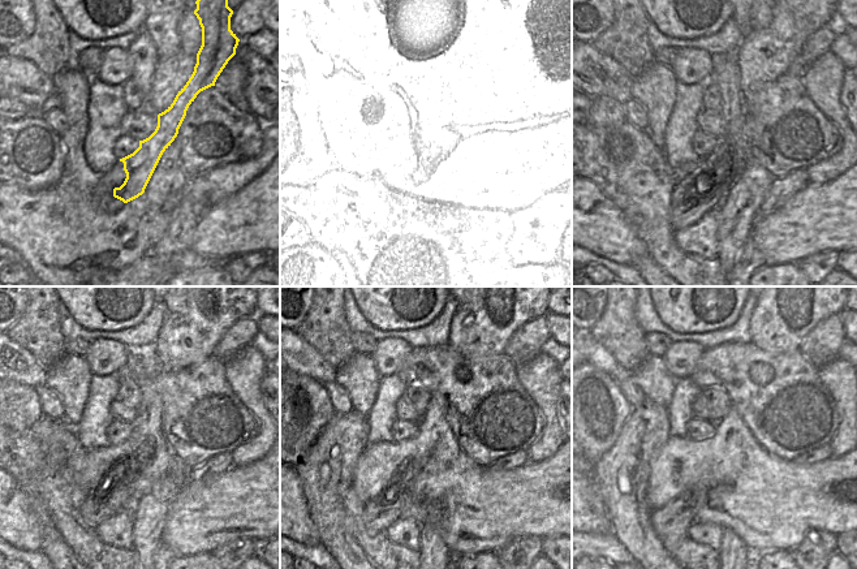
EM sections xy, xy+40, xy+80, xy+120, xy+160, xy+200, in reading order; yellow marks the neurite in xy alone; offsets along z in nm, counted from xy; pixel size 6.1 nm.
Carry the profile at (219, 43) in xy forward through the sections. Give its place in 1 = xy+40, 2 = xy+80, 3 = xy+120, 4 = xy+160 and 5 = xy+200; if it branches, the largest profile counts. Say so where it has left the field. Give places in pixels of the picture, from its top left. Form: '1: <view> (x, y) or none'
1: xy+40 (431, 166)
2: xy+80 (740, 151)
3: xy+120 (91, 512)
4: xy+160 (379, 514)
5: xy+200 (670, 522)

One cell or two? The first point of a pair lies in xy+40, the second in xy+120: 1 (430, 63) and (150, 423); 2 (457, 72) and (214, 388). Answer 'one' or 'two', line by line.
1: one
2: two

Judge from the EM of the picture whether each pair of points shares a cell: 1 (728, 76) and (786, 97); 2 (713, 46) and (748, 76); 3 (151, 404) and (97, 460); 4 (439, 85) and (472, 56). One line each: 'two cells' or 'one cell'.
1: two cells
2: two cells
3: one cell
4: two cells

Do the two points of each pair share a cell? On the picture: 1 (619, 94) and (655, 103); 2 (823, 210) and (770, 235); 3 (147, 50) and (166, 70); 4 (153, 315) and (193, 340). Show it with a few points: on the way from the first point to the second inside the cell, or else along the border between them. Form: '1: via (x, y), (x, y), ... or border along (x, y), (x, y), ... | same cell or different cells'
1: border along (634, 78), (631, 98) | different cells
2: via (810, 222), (788, 235), (783, 235) | same cell
3: border along (158, 60), (150, 91) | different cells
4: border along (168, 313), (151, 348) | different cells

